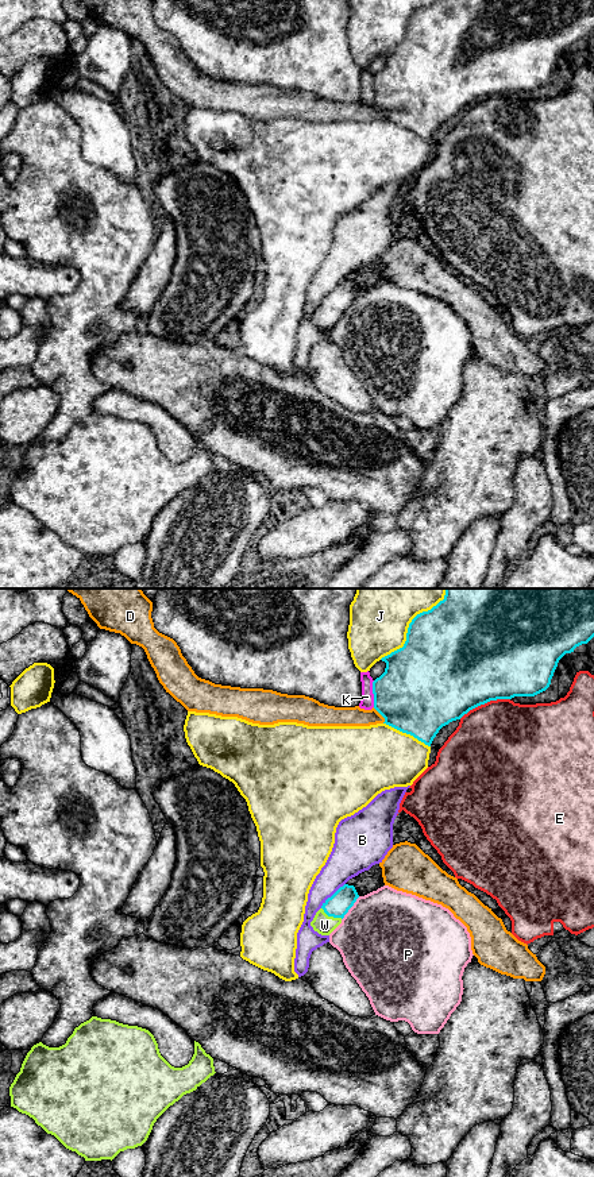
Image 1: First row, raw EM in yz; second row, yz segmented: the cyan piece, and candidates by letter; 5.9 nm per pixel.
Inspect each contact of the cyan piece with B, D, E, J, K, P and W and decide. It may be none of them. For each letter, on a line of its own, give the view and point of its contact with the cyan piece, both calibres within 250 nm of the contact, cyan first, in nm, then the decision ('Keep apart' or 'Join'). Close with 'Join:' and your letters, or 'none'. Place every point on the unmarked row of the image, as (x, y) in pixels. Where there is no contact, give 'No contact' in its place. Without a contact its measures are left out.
B: Touches cyan at yz (332, 290). Thickness 140 nm (cyan) against 220 nm. Keep apart
D: Touches cyan at yz (381, 110). Thickness 480 nm (cyan) against 110 nm. Keep apart
E: Touches cyan at yz (483, 99). Thickness 500 nm (cyan) against 500 nm. Keep apart
J: Touches cyan at yz (408, 27). Thickness 500 nm (cyan) against 320 nm. Keep apart
K: Touches cyan at yz (373, 88). Thickness 460 nm (cyan) against 80 nm. Keep apart
P: Touches cyan at yz (350, 303). Thickness 140 nm (cyan) against 500 nm. Keep apart
W: Touches cyan at yz (331, 311). Thickness 140 nm (cyan) against 120 nm. Join
Join: W

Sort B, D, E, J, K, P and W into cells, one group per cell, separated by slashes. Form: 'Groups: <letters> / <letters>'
Groups: B / D / E / J / K / P / W

